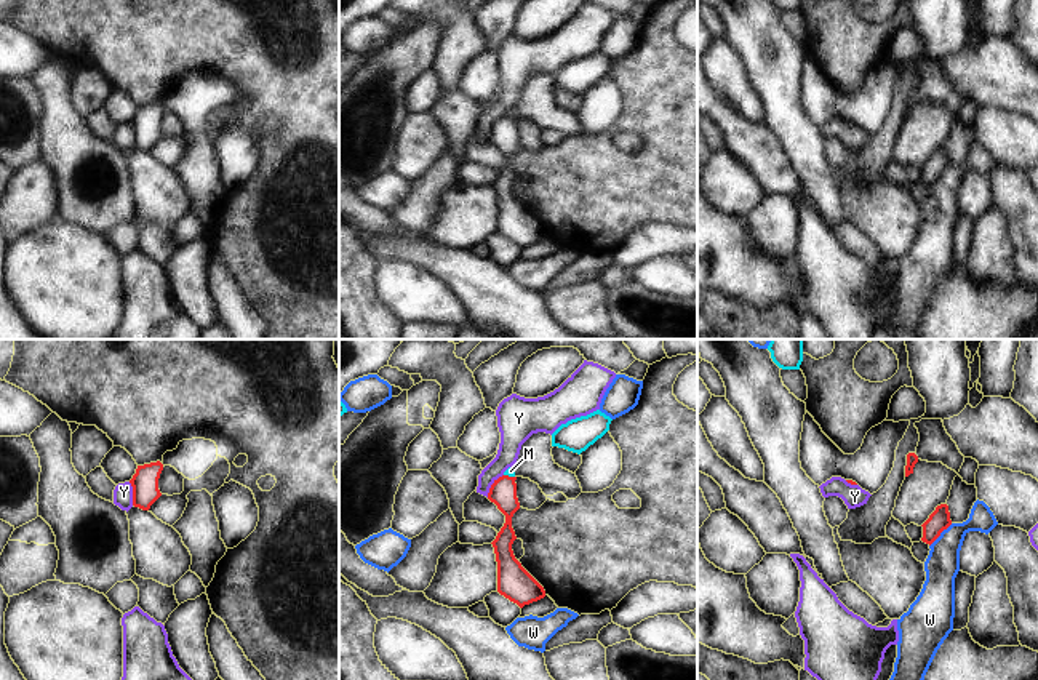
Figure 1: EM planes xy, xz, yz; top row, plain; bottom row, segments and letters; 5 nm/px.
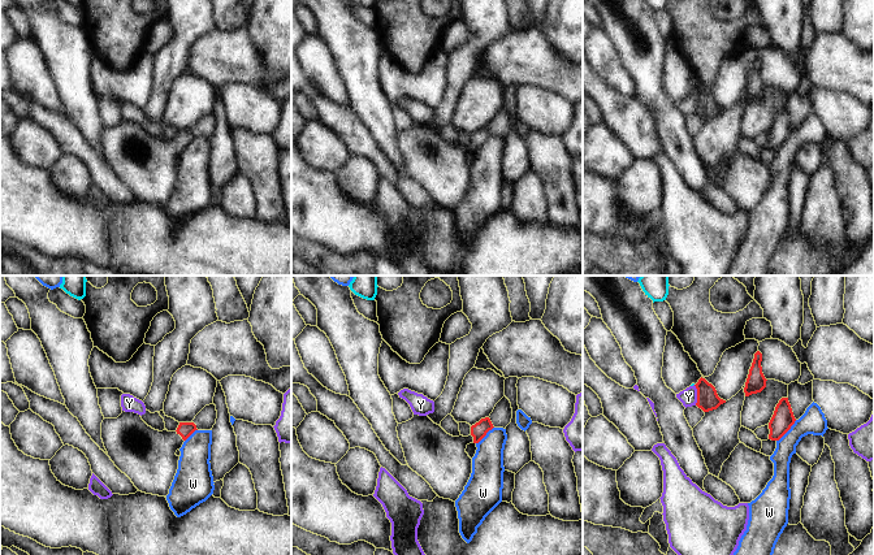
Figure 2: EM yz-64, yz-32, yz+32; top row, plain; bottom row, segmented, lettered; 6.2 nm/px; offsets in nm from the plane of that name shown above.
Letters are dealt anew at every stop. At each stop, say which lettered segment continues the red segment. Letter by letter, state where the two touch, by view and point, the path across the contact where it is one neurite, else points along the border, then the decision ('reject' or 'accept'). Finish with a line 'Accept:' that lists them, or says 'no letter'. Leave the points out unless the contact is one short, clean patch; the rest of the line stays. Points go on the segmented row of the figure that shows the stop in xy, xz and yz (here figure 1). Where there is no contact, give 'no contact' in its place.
M: xz (507, 476) | along xz (504, 474), (514, 477) | reject
W: yz (939, 535) | along yz (952, 524), (930, 546) | reject
Y: xz (491, 485) | along xz (503, 474), (491, 485), (487, 496) | reject
Accept: no letter

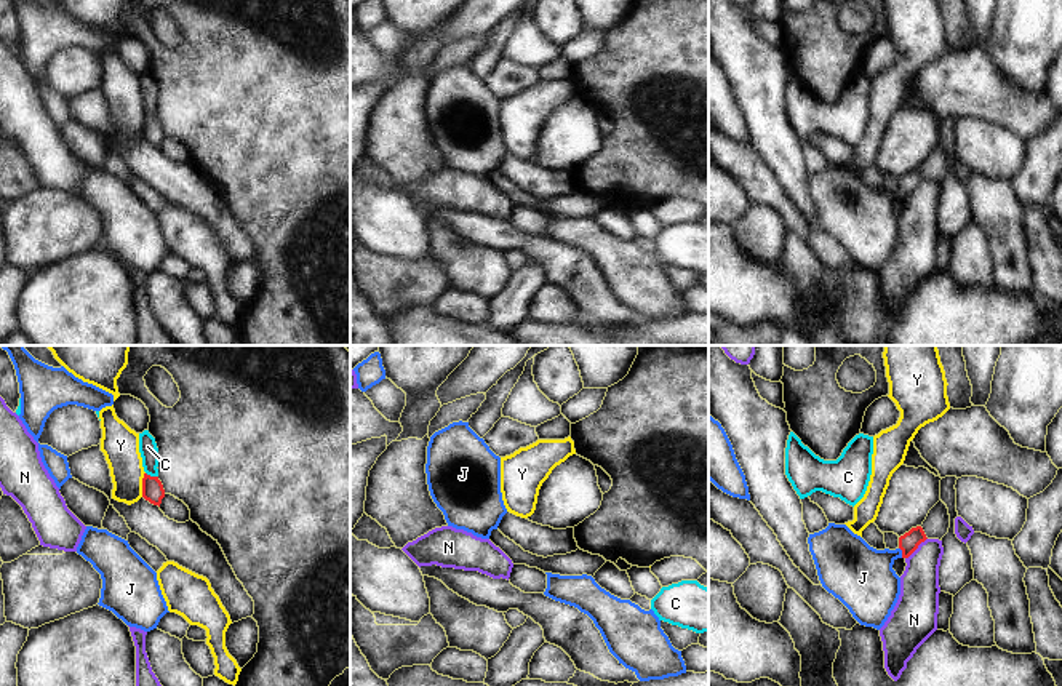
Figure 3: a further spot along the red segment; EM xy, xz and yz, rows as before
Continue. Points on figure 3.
C: xy (152, 477) | reject
J: yz (902, 552) | across yz (909, 542), (902, 552), (886, 557), (862, 578) | accept
N: yz (915, 549) | along yz (926, 538), (906, 558) | reject
Y: xy (143, 485) | reject
Accept: J

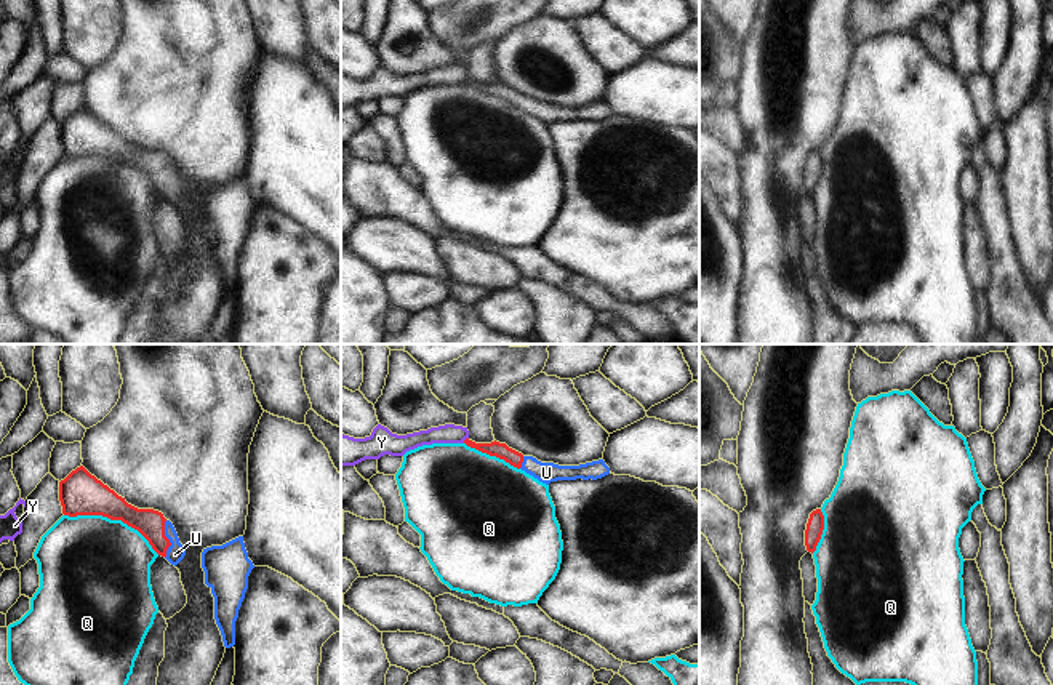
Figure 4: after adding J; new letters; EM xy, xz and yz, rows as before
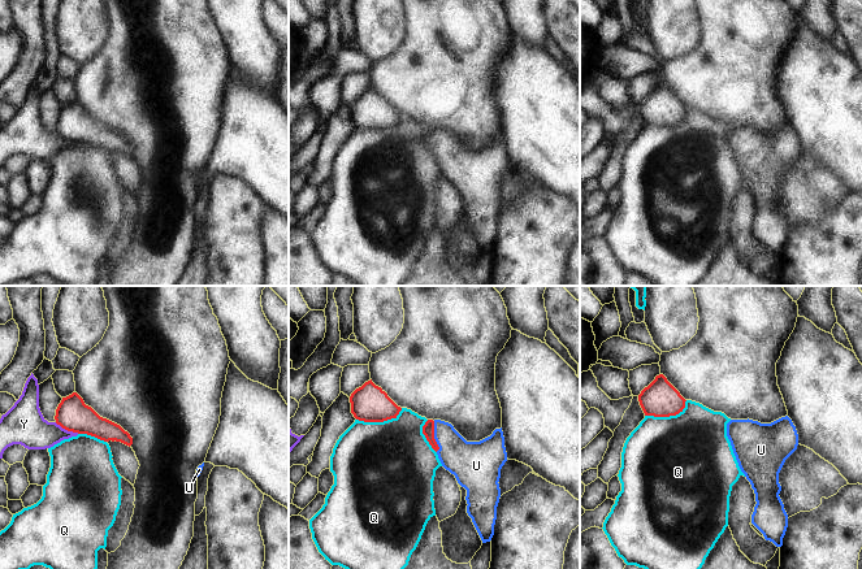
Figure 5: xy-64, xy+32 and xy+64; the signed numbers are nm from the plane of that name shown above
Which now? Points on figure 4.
Q: xy (112, 519) | reject
U: xy (168, 540) | across xy (151, 524), (168, 540), (175, 554) | accept
Y: xz (464, 440) | reject
Accept: U

